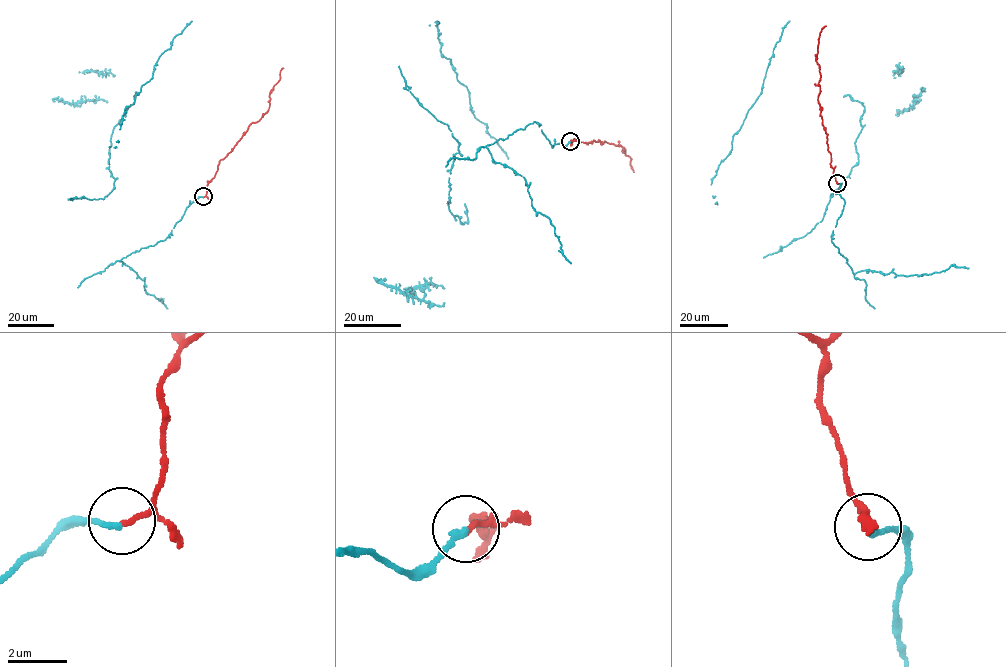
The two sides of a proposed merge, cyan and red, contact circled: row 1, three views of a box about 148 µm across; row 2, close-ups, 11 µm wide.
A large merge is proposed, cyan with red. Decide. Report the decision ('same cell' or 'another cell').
same cell

